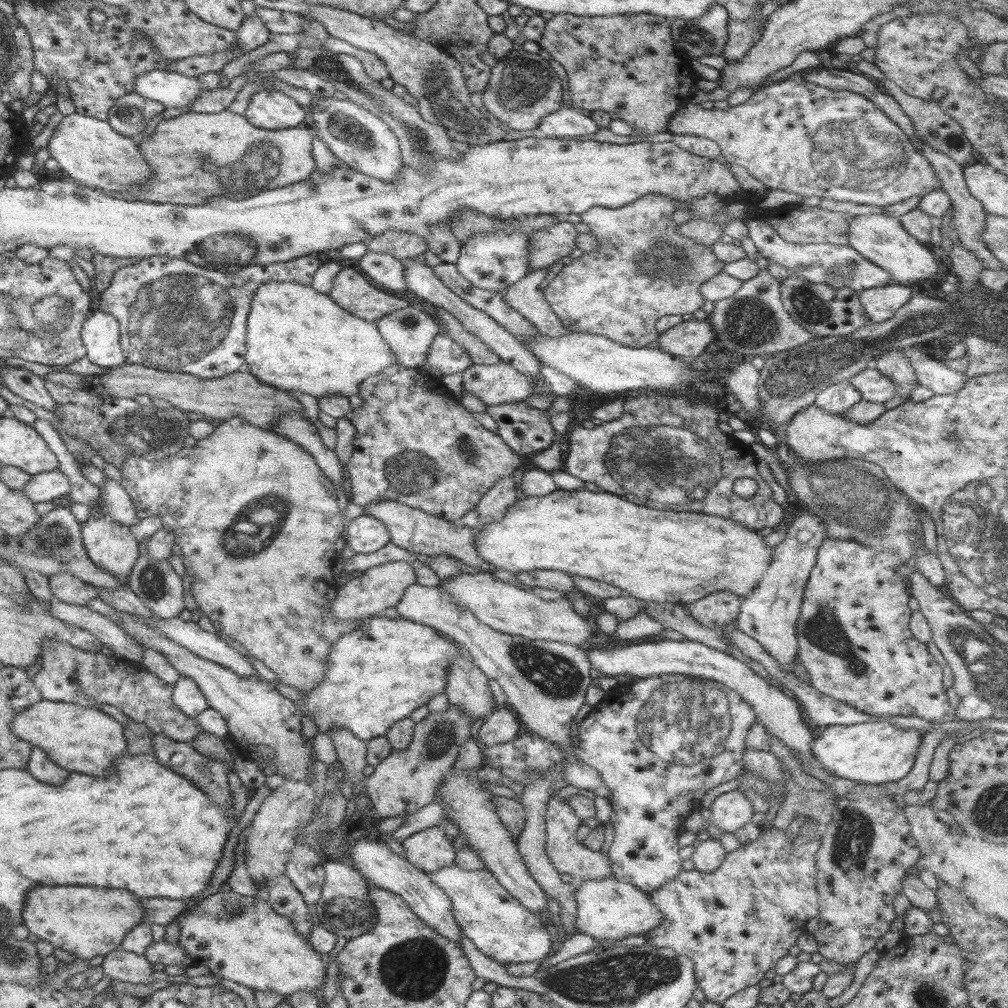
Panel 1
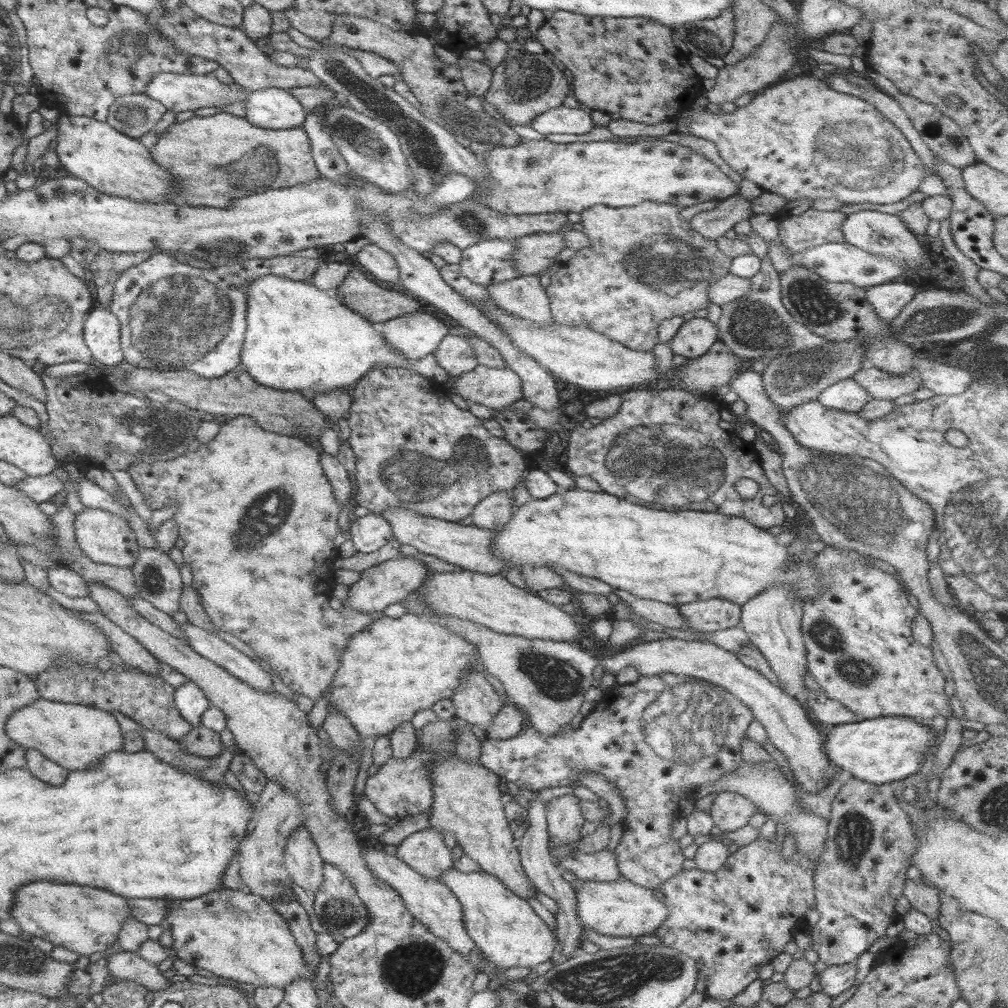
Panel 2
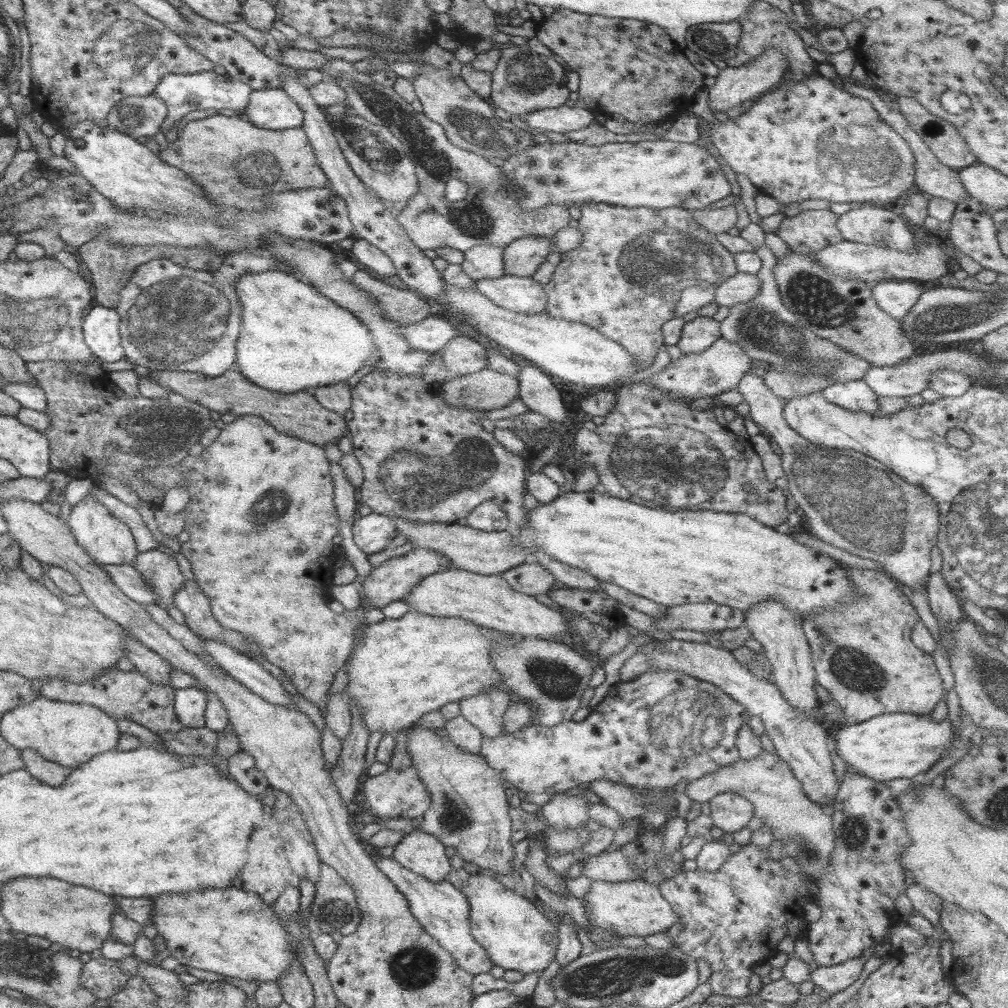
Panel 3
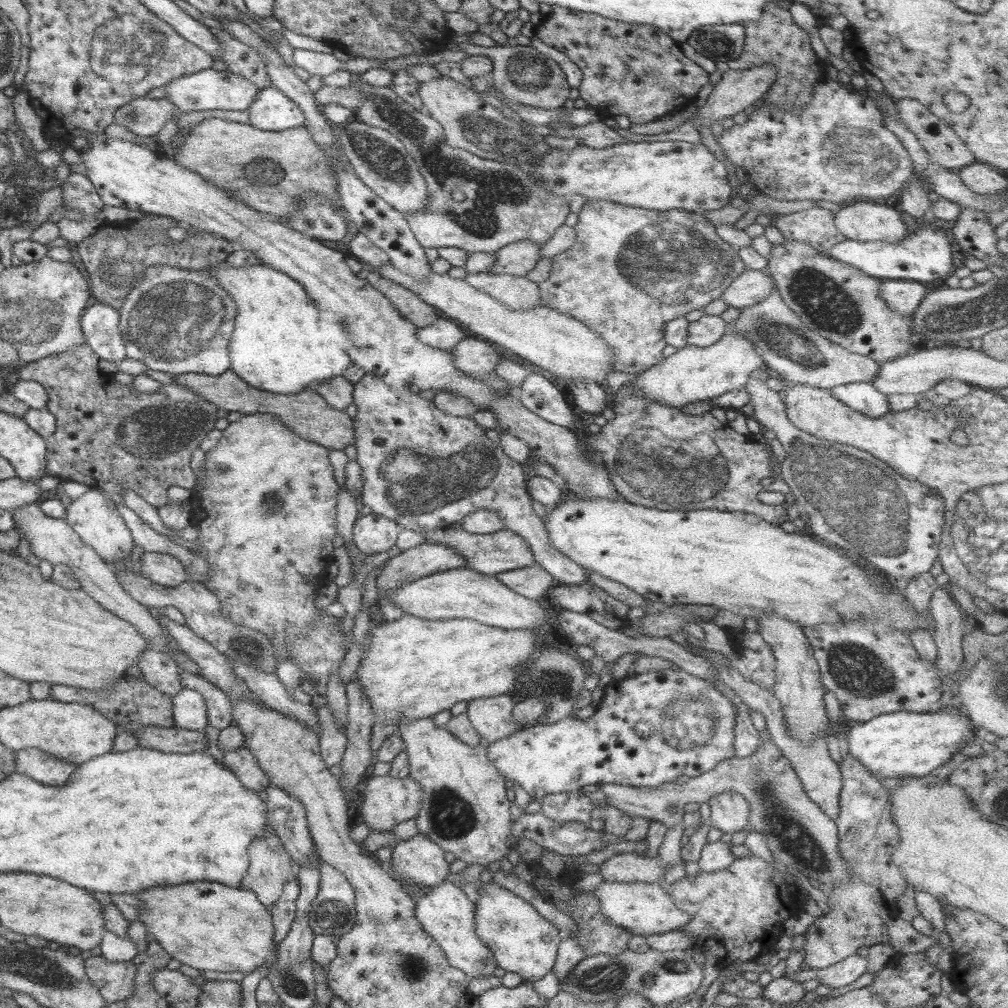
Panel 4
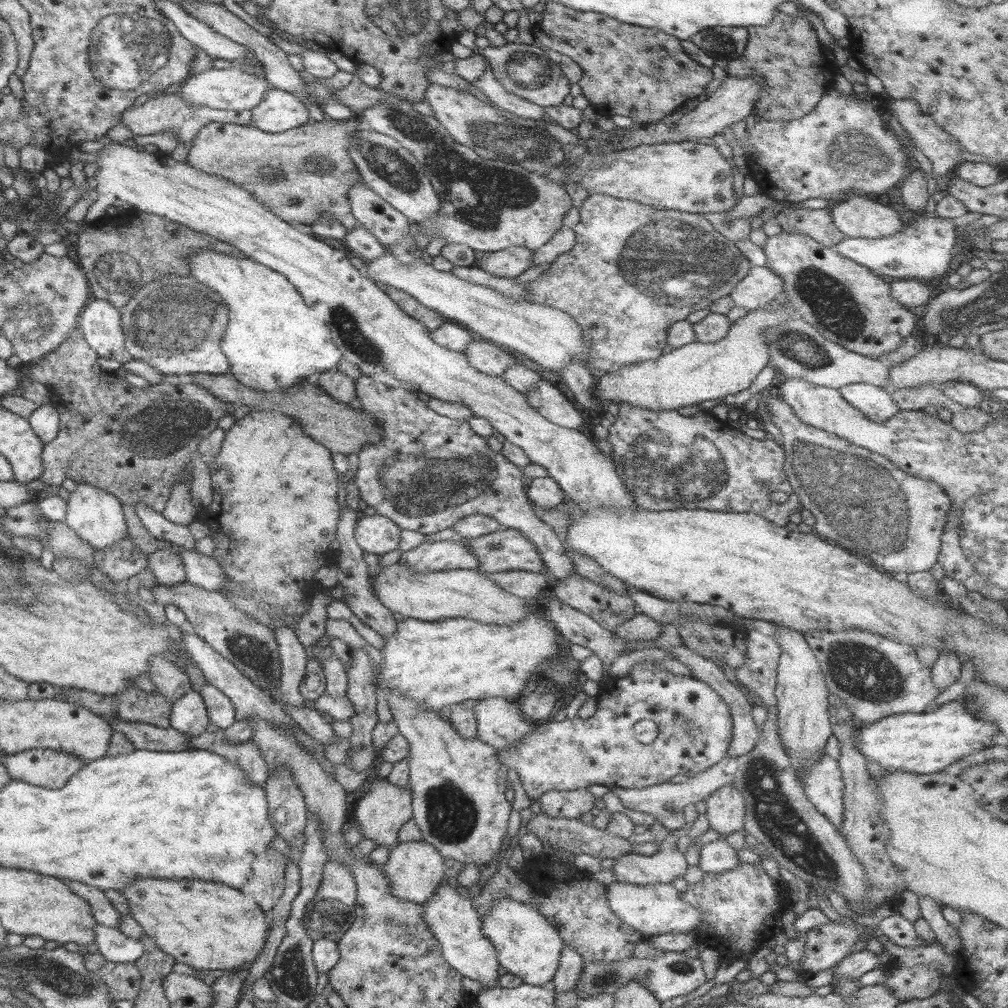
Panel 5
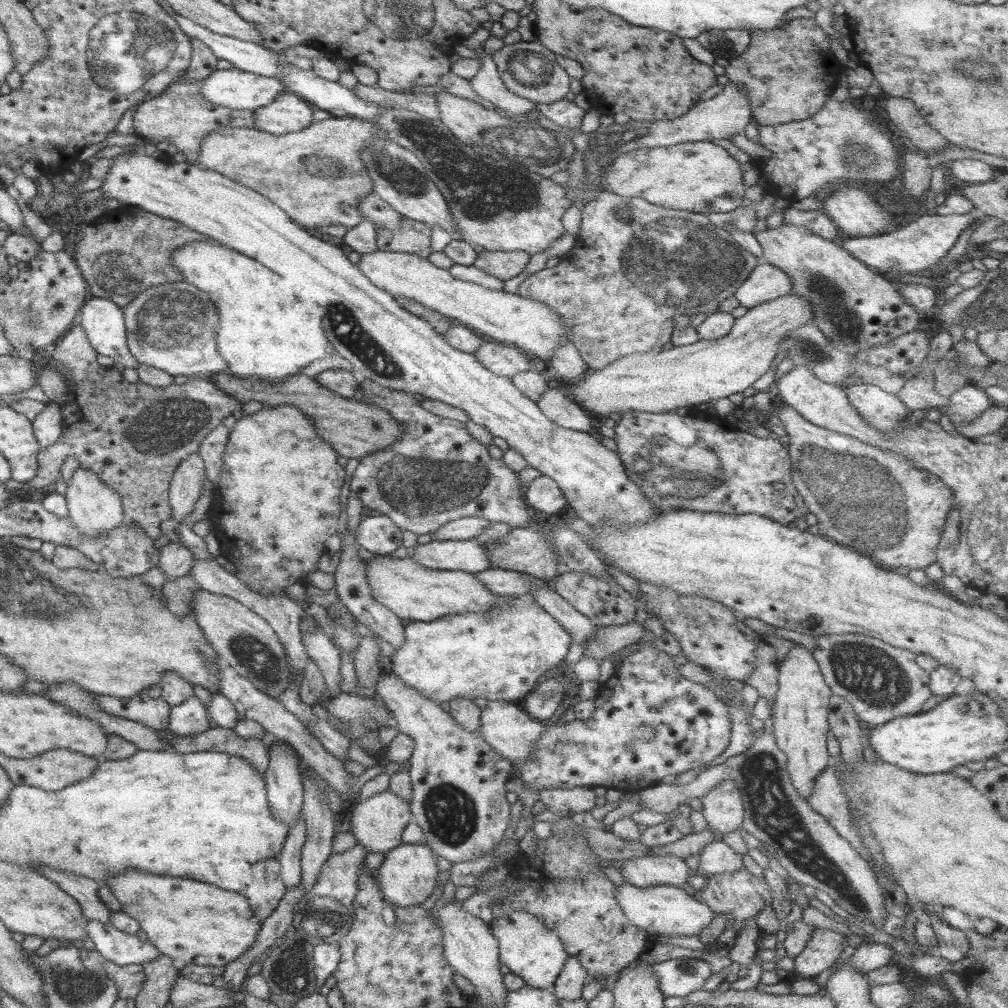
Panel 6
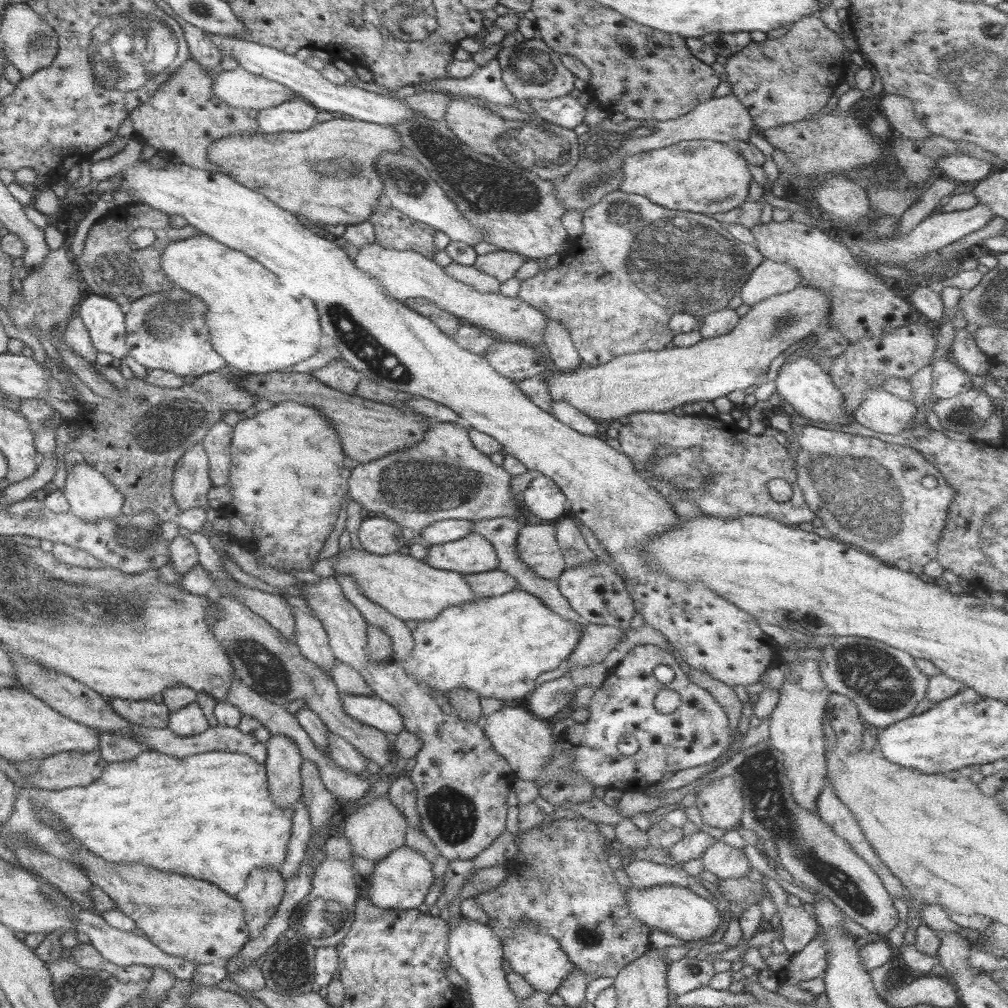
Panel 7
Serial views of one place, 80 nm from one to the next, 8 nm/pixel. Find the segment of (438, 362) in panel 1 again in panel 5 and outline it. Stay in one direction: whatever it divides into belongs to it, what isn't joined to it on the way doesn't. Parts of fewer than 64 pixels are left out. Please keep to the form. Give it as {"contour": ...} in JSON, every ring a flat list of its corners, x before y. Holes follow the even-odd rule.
{"contour":[[475,337,462,353,465,354,471,367,490,376,503,376,507,368,517,364,508,350,504,351,494,343,479,337]]}

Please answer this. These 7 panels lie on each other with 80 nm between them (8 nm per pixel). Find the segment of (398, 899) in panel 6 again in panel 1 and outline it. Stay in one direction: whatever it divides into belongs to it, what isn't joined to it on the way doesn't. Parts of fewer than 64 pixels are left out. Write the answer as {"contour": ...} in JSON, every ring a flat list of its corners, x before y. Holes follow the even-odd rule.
{"contour":[[443,826,424,828,402,842,403,857,425,873,452,865,456,851]]}

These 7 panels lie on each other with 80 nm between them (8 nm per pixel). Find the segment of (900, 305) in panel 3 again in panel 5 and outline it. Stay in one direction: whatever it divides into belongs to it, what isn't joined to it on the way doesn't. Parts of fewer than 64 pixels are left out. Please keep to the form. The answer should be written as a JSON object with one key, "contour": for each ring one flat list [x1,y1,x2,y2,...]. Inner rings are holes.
{"contour":[[902,279,889,283,891,295,908,310,920,310,931,301,935,290,925,282,915,279]]}

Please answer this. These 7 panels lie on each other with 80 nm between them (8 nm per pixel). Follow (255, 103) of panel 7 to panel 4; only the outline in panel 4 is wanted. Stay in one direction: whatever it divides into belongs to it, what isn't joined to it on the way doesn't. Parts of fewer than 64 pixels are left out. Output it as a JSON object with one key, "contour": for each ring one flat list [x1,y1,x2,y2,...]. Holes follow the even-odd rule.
{"contour":[[212,67,199,70,188,76,175,78,166,85,166,99,171,100,177,108,176,114,186,114,186,112,196,112,205,110,232,110,243,111,254,102,259,88,243,76,234,74,230,70,218,71]]}

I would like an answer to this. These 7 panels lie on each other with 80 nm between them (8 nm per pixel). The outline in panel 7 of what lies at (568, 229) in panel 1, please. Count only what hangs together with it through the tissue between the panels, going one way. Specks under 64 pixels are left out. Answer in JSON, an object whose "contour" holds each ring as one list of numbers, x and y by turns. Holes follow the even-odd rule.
{"contour":[[500,249,484,254,484,256,477,256,473,266,476,270,490,274,498,282,503,283,515,276,517,270,525,264,524,258,524,256,516,252]]}

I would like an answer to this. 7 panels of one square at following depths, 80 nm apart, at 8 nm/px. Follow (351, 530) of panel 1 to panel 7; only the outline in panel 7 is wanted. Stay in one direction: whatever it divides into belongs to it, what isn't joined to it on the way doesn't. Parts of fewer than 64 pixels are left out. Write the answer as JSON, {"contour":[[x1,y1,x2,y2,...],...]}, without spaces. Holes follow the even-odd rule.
{"contour":[[386,516,365,519,361,523,358,538,365,551,377,555,398,553,398,549,405,545,401,527]]}

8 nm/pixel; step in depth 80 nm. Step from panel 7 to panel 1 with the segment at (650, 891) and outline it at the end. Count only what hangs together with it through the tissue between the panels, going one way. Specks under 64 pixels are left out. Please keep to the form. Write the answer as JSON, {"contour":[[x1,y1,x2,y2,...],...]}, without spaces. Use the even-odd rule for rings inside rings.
{"contour":[[614,876,585,880,580,888,575,889,574,900,577,904,576,928,597,940,622,941,629,936,645,935,663,919,663,912,650,900,649,893]]}

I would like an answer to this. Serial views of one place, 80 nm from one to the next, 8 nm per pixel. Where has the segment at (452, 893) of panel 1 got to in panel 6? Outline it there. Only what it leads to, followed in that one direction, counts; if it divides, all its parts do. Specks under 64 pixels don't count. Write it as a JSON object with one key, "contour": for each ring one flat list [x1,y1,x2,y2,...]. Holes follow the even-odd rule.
{"contour":[[509,910,489,923,494,940,498,941,501,964,516,974,526,985,551,990,568,959,562,941,537,916,525,910]]}

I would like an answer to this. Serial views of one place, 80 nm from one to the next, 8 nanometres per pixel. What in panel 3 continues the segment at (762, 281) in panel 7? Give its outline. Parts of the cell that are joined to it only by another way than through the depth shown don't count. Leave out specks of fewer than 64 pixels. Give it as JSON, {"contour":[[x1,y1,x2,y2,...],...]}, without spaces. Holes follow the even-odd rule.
{"contour":[[737,272,734,276,722,281,715,288,715,300,718,306,731,307,753,299,761,290,761,282,756,275]]}

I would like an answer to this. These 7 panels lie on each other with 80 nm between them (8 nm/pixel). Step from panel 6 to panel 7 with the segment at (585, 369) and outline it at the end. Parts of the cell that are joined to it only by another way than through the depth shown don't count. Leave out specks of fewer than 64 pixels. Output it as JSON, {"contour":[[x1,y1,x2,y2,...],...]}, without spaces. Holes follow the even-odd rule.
{"contour":[[548,317,547,326,543,332,543,349,548,360,552,360,559,372,573,371,583,366,579,352,573,345,570,333,562,326]]}

